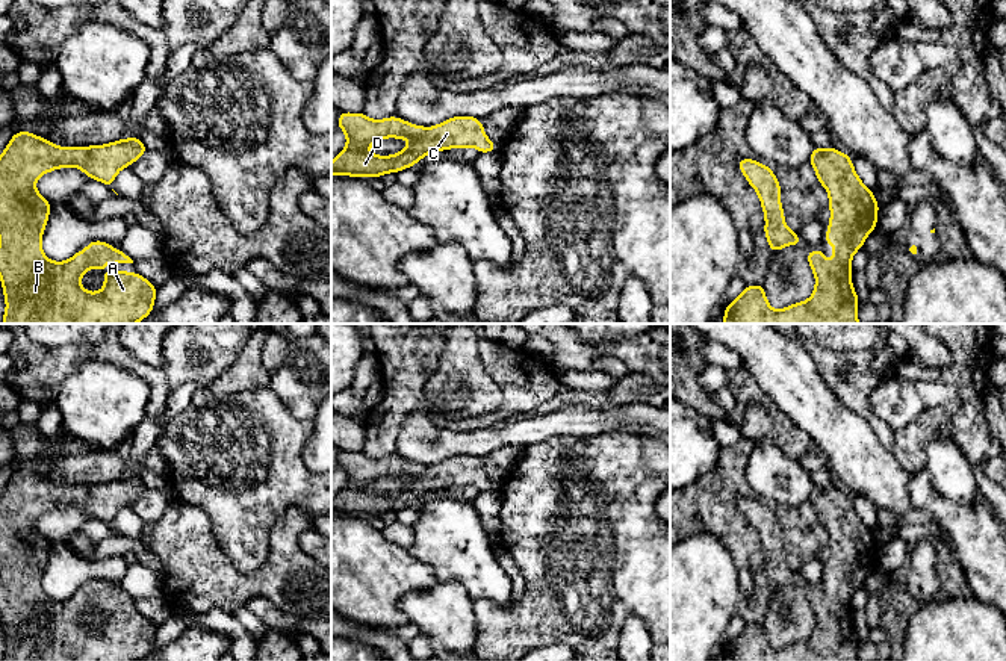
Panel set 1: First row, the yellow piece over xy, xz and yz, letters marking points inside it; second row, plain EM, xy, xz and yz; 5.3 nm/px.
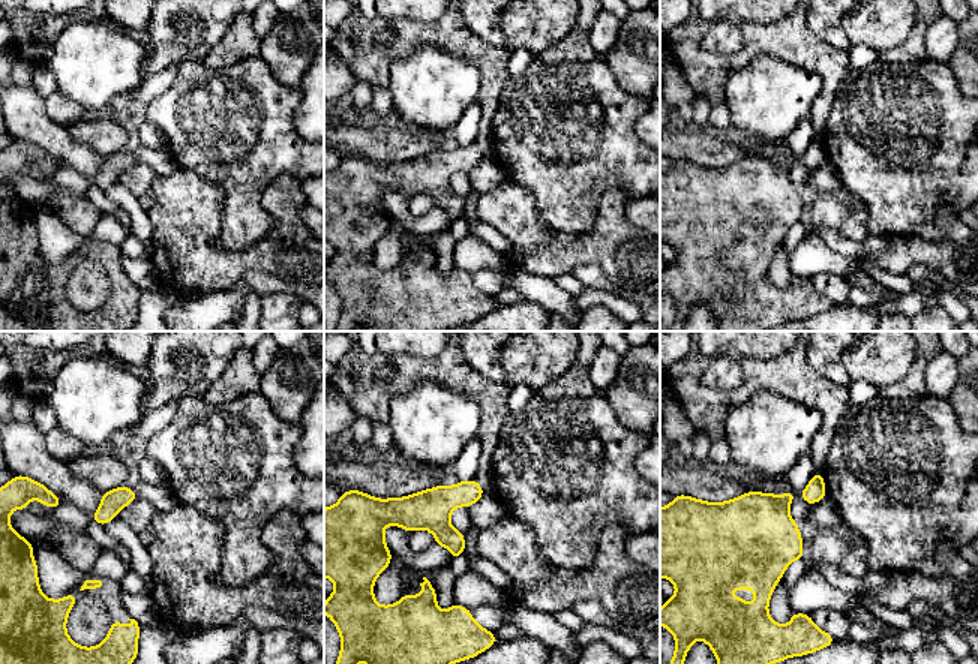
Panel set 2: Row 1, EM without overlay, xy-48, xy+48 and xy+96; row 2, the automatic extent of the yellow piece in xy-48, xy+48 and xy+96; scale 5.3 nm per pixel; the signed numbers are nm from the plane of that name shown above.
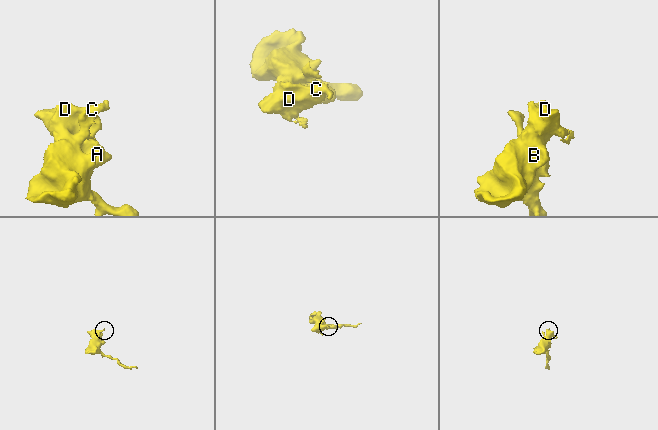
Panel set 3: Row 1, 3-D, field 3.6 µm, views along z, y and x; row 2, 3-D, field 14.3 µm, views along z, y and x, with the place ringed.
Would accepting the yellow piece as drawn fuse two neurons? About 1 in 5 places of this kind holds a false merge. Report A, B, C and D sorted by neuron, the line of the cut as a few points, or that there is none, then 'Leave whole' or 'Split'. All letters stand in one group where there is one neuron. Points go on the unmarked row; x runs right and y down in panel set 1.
Groups: A B C D. No split. Leave whole

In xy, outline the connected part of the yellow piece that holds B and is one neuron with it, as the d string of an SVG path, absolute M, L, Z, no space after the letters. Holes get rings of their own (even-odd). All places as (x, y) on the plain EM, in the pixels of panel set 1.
M17 470L3 493L0 495L0 620L5 632L6 649L2 661L139 661L151 650L156 638L156 625L138 611L110 611L101 605L106 602L133 602L121 588L112 584L92 579L83 590L77 590L65 600L53 600L45 596L41 578L48 560L51 543L36 529L35 520L57 507L77 505L91 519L100 519L112 528L116 513L136 501L147 492L141 476L120 478L104 484L91 486L57 486L50 479L29 470ZM91 607L97 607L104 614L104 625L100 631L88 631L82 626L80 617Z

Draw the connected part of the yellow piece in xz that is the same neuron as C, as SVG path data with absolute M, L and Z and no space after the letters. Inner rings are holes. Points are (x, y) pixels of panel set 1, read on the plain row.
M340 451L337 466L346 473L346 486L331 501L331 514L383 516L416 504L424 495L448 487L475 486L480 492L498 490L487 476L481 458L452 455L434 466L421 466L398 455L371 458L363 451ZM386 476L411 483L392 495L377 495L368 486Z

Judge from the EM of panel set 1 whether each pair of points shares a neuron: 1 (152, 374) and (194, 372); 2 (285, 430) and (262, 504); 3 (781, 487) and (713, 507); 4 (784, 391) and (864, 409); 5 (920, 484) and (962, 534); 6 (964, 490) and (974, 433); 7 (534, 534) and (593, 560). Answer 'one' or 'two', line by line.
1: two
2: one
3: two
4: two
5: one
6: two
7: one

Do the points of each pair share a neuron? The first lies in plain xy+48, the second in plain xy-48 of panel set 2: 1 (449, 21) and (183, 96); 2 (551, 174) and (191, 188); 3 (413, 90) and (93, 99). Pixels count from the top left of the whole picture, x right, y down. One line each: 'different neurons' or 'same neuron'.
1: different neurons
2: different neurons
3: same neuron

